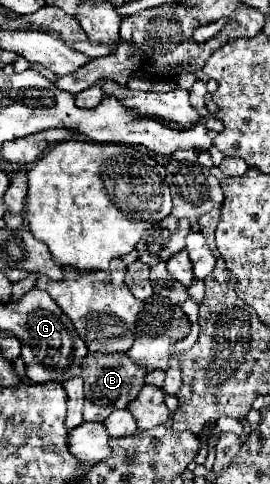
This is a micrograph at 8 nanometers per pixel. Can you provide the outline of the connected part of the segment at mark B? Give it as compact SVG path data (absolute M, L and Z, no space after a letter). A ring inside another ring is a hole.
M88 353L86 361L82 365L82 377L84 377L84 421L104 421L112 411L126 409L130 401L136 399L140 387L144 385L146 369L132 363L126 353L112 353L112 355L96 355Z

